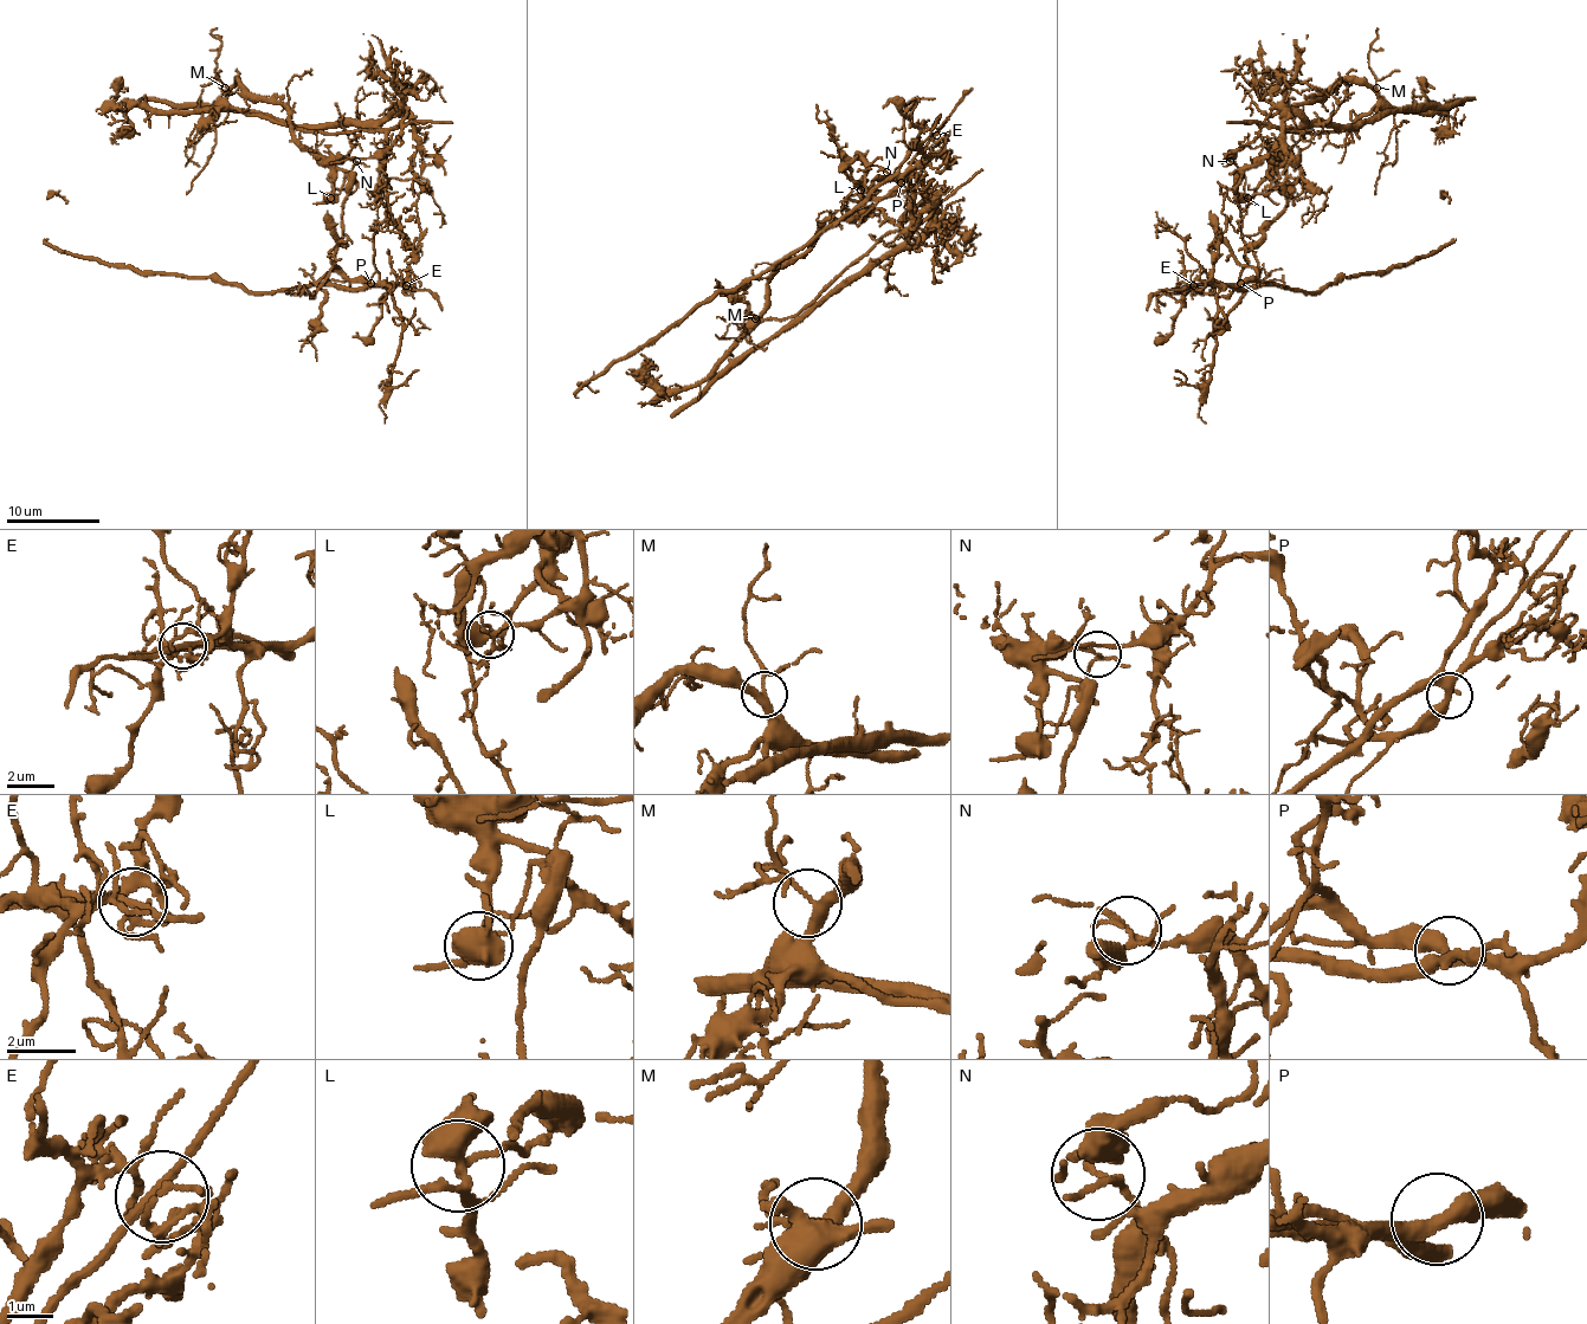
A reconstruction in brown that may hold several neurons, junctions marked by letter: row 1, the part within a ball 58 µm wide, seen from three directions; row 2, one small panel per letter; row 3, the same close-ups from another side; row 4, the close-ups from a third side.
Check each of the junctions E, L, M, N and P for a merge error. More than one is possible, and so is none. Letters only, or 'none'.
L, N

